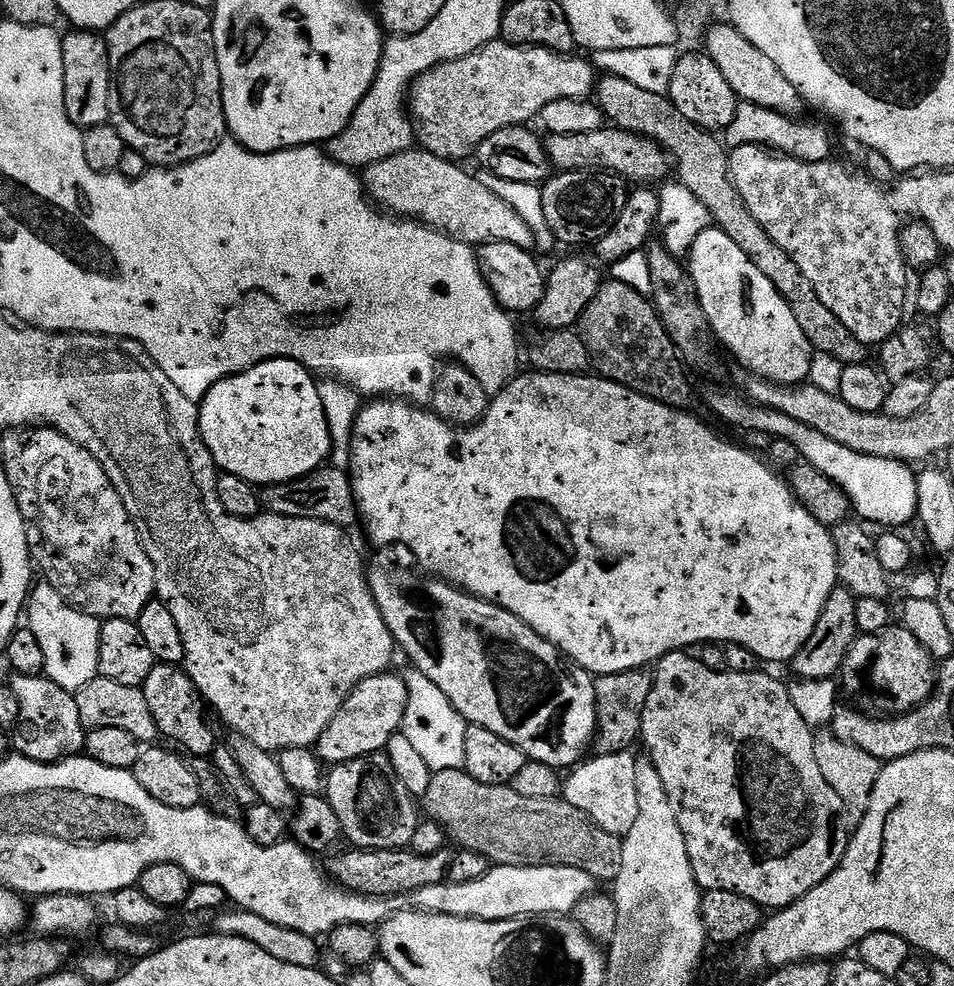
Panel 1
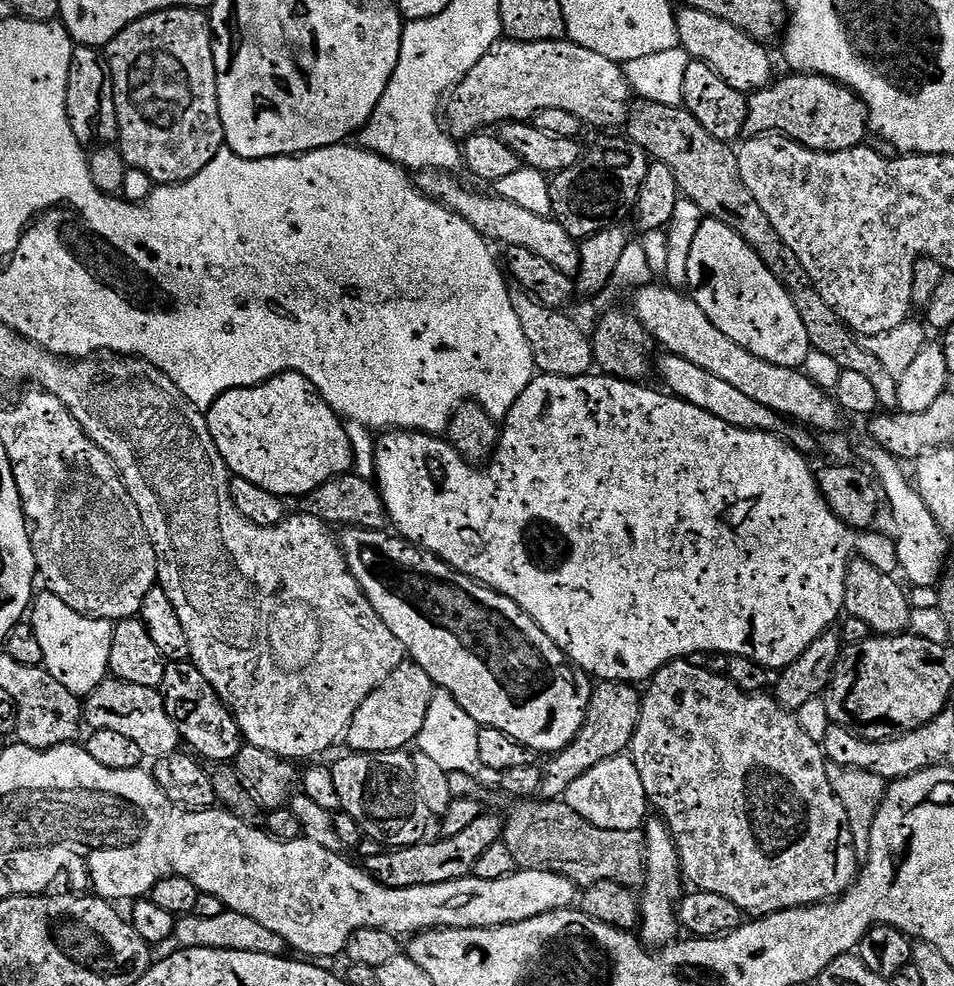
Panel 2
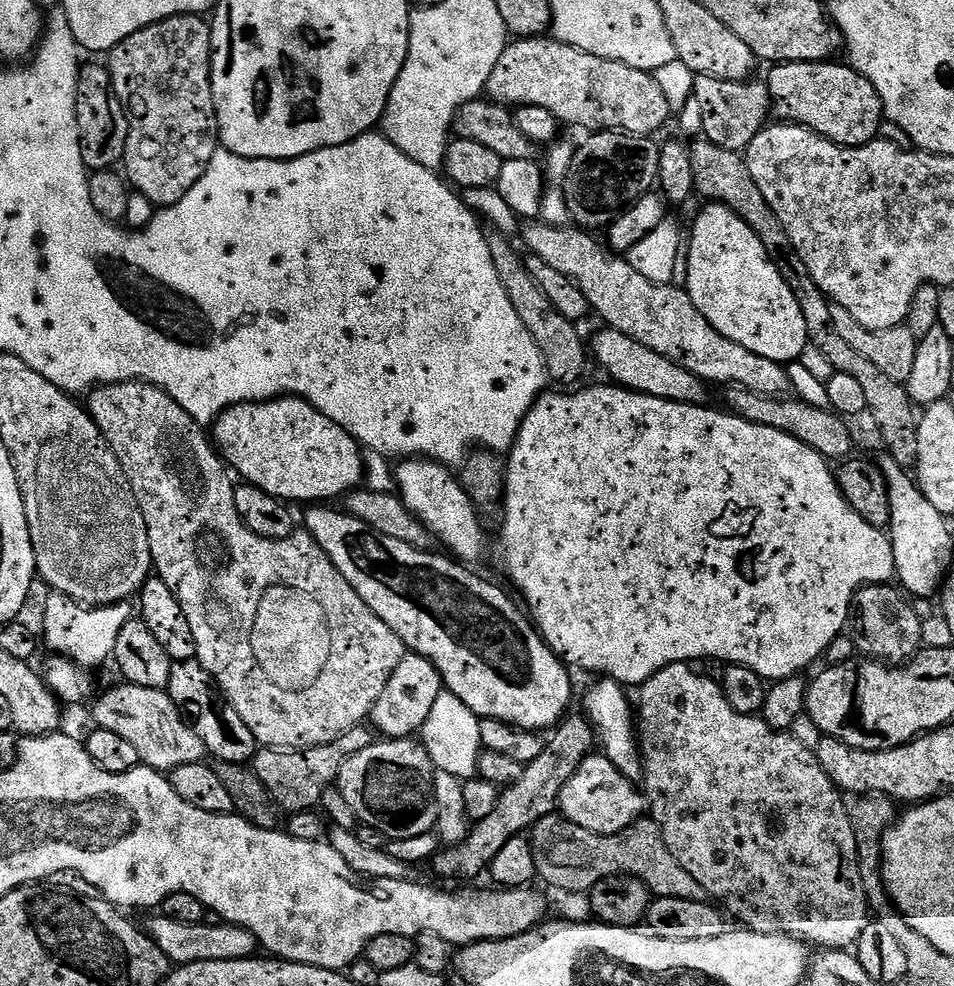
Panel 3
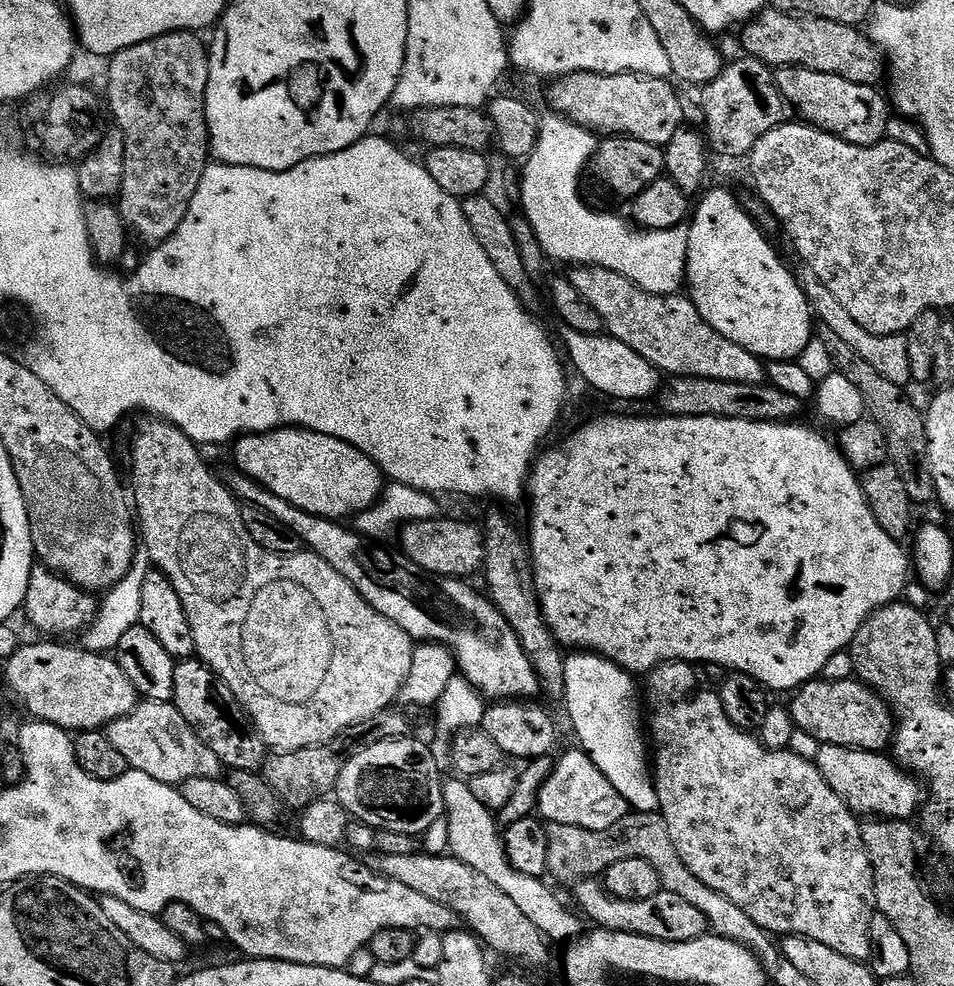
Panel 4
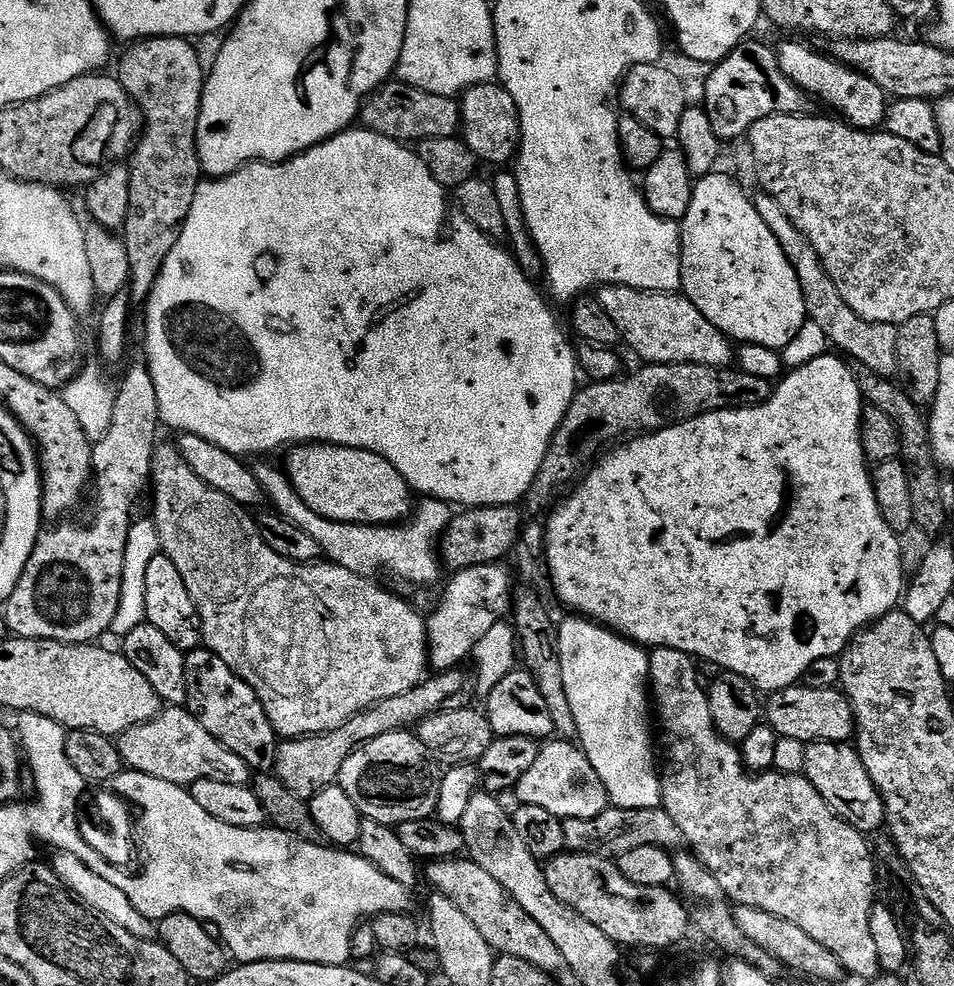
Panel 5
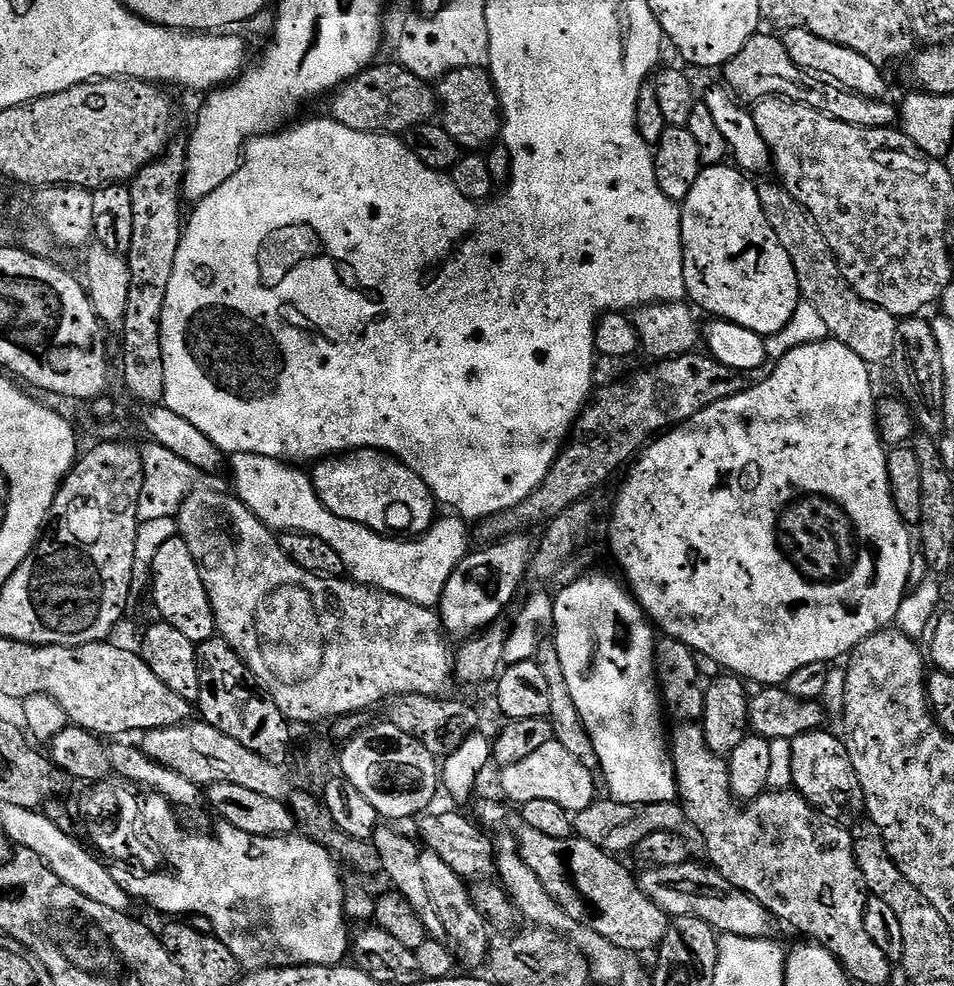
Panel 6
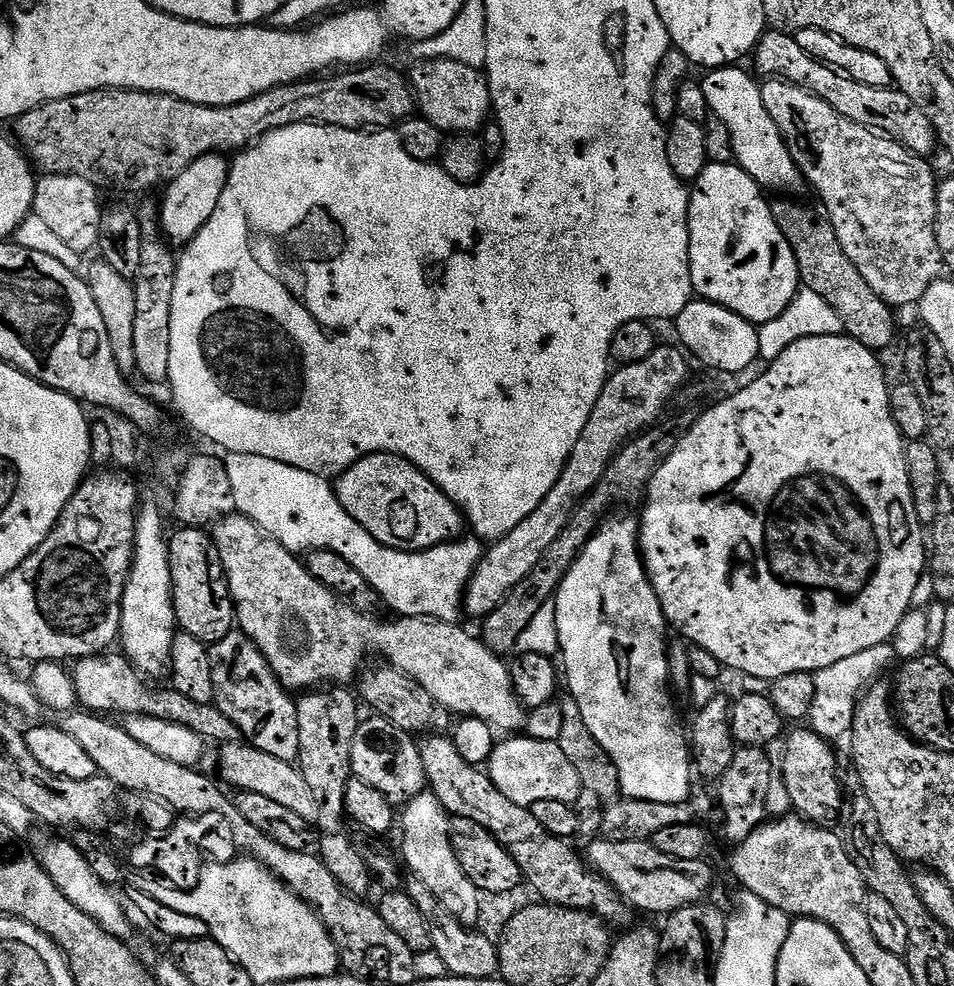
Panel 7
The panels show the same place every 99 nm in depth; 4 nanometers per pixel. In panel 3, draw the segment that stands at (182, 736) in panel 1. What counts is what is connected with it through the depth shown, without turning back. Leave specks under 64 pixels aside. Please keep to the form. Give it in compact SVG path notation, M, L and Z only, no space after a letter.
M193 658L175 661L170 670L166 691L176 707L190 721L198 738L202 738L204 751L209 757L247 765L256 755L258 745L254 734L250 734L250 726L246 726L246 722L242 722L238 710L234 710L234 706L230 706L224 699L220 689L216 686L216 681L201 666L199 660Z

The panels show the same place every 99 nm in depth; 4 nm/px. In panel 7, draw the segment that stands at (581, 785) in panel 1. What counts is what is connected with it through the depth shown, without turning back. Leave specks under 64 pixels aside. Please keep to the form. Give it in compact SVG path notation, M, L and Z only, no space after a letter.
M524 734L501 739L486 763L486 771L494 786L498 786L498 790L502 790L510 802L523 808L531 808L534 802L551 800L575 805L576 799L582 796L578 770L570 766L566 754L562 754L560 745L556 742L530 740Z

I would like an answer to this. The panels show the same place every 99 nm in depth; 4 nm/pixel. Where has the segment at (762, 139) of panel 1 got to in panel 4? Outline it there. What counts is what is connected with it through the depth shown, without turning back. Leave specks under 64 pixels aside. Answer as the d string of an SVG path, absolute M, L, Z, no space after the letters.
M785 64L777 67L774 72L776 84L780 92L784 95L785 101L792 104L801 112L803 119L807 123L815 124L818 128L823 128L833 132L836 136L842 136L846 140L857 144L867 144L875 142L885 135L884 132L884 104L886 108L886 96L879 91L879 87L871 84L863 84L857 80L851 80L846 76L839 76L834 72L829 72L823 68L813 68L803 64Z

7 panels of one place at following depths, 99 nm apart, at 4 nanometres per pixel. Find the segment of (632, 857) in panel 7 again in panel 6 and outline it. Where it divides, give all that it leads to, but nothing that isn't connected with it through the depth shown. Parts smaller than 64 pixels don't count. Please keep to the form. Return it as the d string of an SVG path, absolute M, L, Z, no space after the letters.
M689 862L682 866L651 866L643 869L638 879L643 890L669 918L689 916L706 922L724 936L741 936L743 940L766 940L773 935L774 917L754 898L738 890L711 866Z

